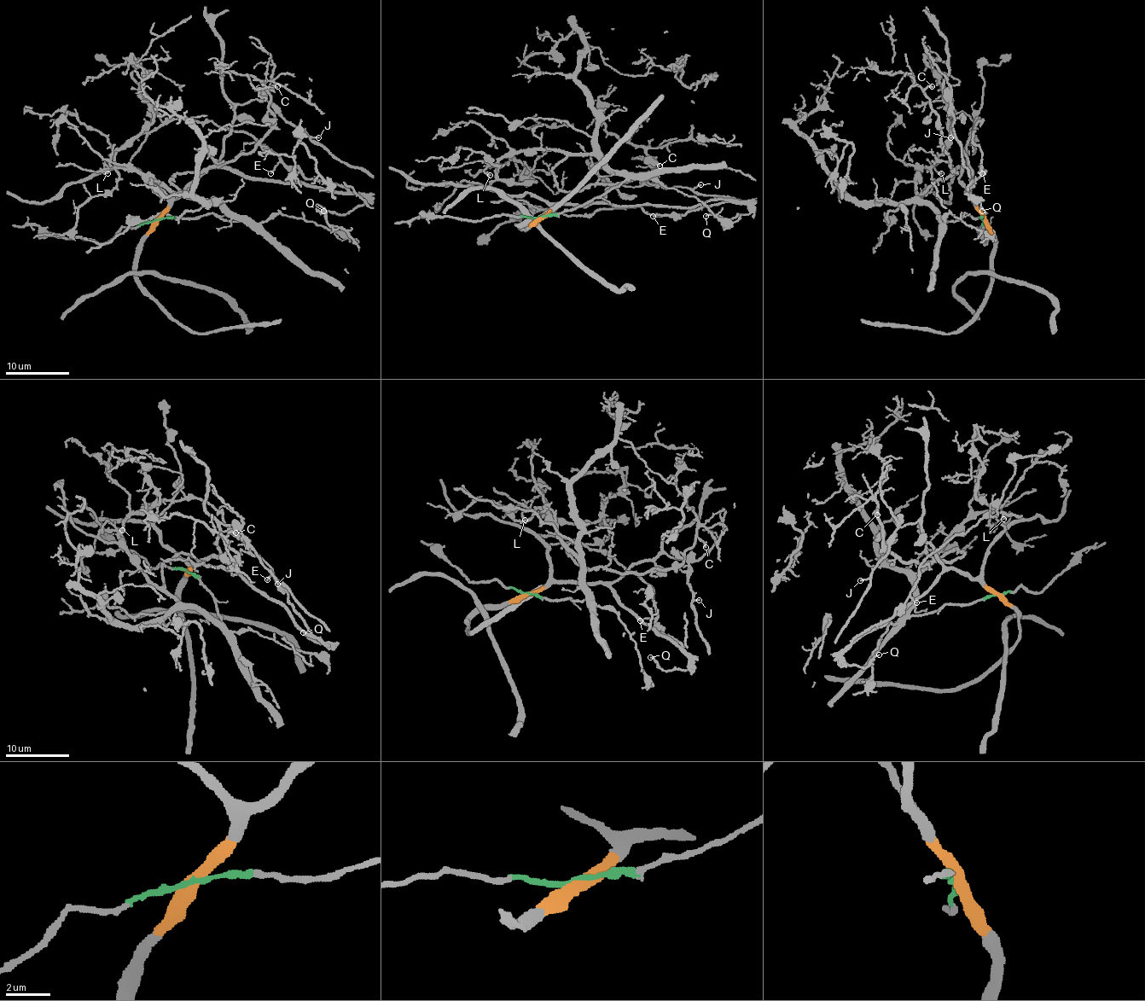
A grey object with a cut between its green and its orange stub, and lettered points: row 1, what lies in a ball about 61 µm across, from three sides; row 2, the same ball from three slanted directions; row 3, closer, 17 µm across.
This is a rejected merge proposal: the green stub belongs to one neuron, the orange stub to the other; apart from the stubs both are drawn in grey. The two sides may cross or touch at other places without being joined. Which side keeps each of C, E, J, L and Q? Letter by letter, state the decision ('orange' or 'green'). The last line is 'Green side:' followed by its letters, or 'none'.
C: green
E: orange
J: orange
L: green
Q: orange
Green side: C, L

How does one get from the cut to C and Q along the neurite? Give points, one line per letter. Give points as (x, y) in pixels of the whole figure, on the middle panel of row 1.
C: (538, 218), (624, 177), (570, 155), (553, 170), (566, 192), (659, 166)
Q: (538, 218), (557, 205), (589, 203), (693, 208), (711, 200), (738, 200), (749, 211), (729, 219), (706, 216)

